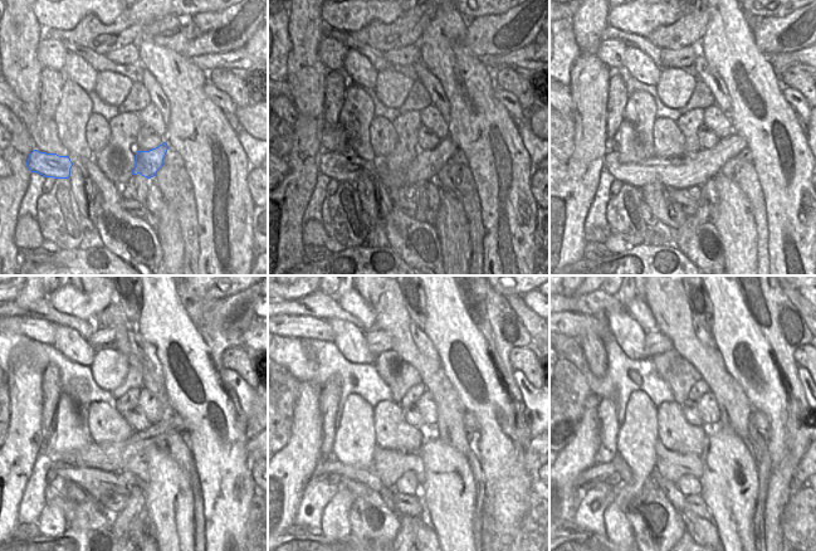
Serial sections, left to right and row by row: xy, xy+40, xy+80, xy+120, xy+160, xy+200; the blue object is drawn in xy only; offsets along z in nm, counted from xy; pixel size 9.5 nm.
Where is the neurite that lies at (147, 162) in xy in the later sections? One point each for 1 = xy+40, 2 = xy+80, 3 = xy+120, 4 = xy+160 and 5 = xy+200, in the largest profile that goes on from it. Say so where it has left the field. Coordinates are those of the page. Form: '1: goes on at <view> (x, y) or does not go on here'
1: goes on at xy+40 (426, 165)
2: goes on at xy+80 (694, 170)
3: goes on at xy+120 (99, 456)
4: goes on at xy+160 (469, 419)
5: goes on at xy+200 (761, 422)

